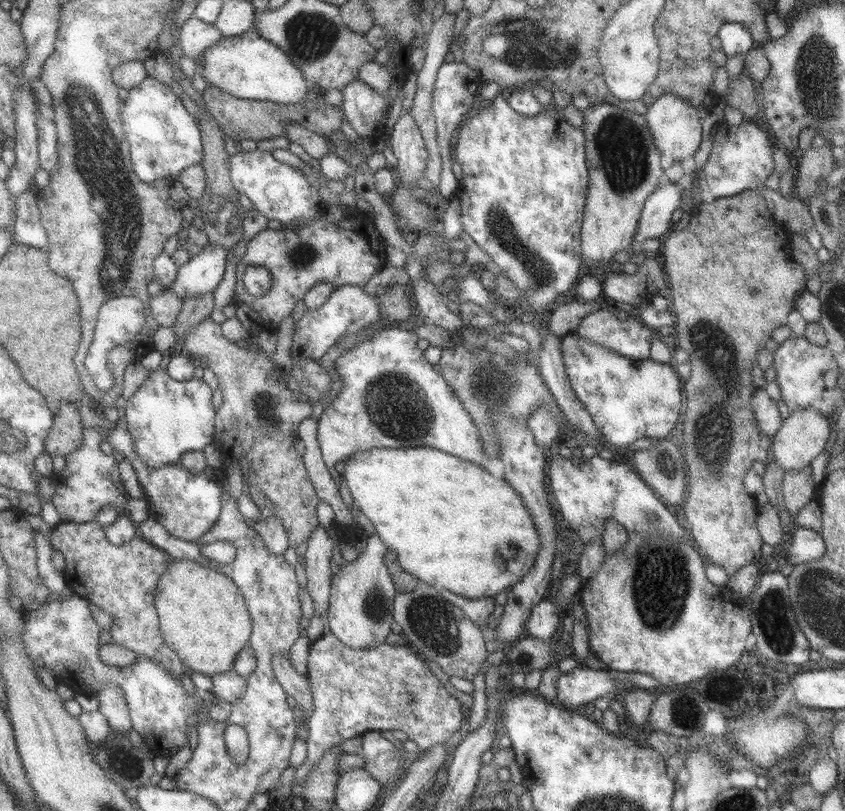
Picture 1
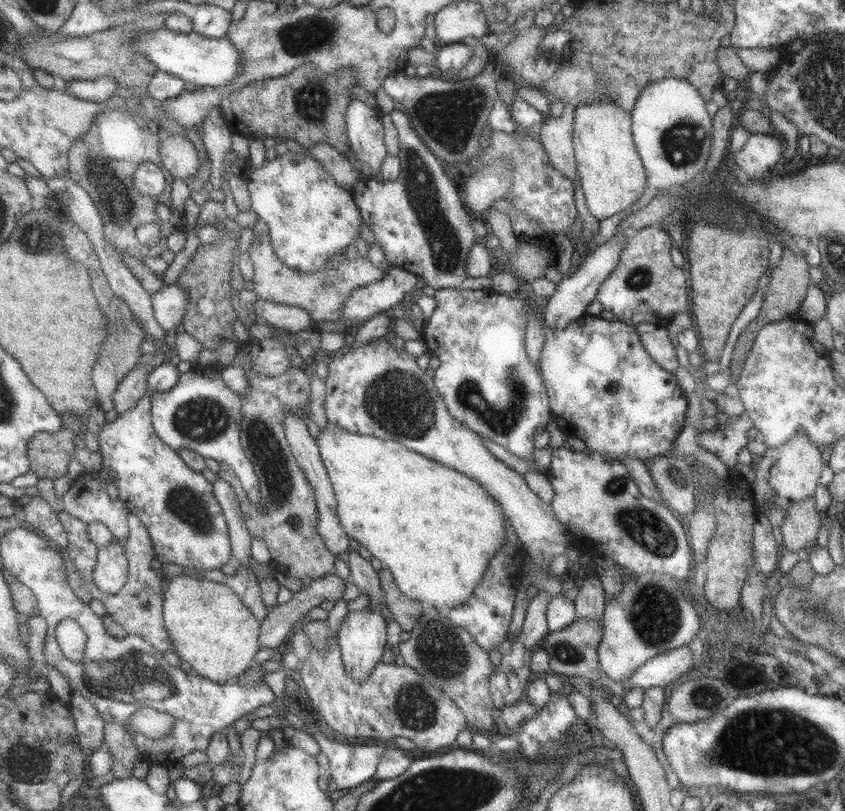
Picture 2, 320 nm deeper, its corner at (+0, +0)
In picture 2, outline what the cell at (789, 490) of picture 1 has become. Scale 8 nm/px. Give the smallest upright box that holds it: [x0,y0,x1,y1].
[780,498,820,552]

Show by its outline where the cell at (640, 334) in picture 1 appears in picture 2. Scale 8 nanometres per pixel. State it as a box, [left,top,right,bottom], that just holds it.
[635,322,678,373]

